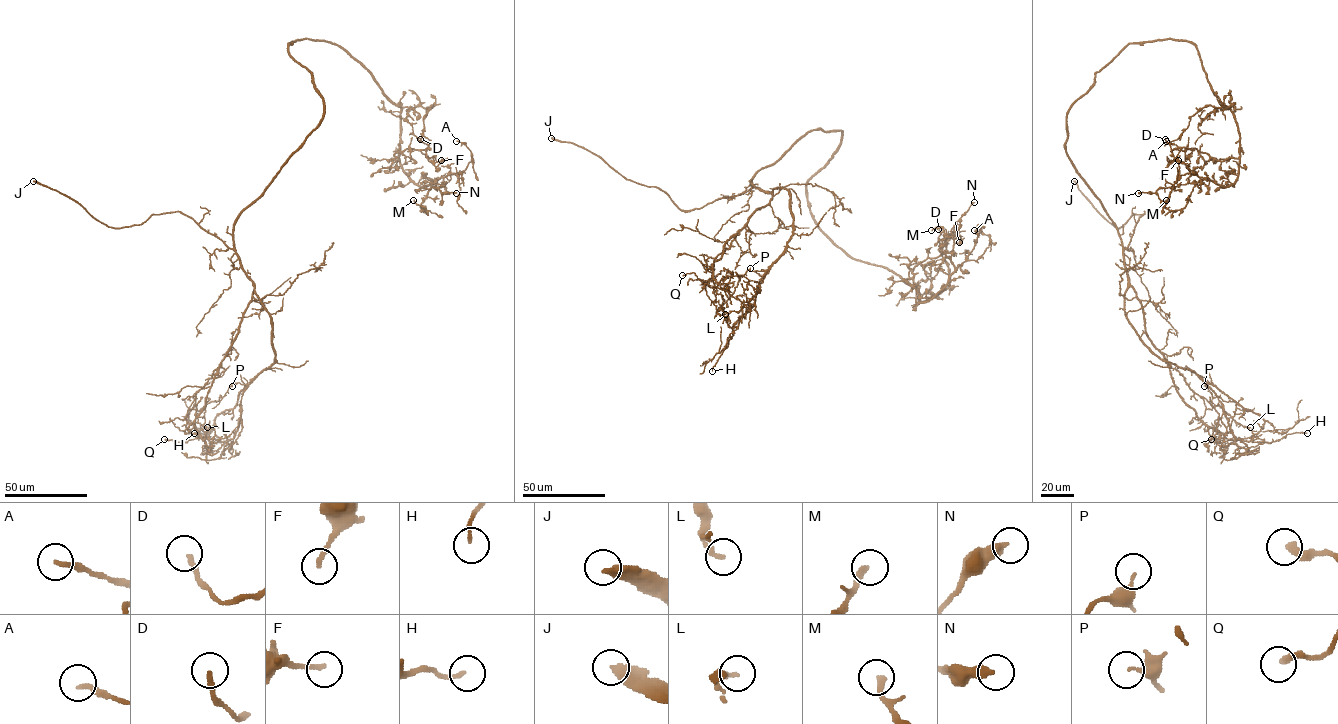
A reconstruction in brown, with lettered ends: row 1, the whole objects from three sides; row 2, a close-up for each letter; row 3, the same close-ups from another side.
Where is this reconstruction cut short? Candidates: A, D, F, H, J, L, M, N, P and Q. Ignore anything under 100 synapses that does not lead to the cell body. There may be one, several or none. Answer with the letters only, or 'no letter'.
J

